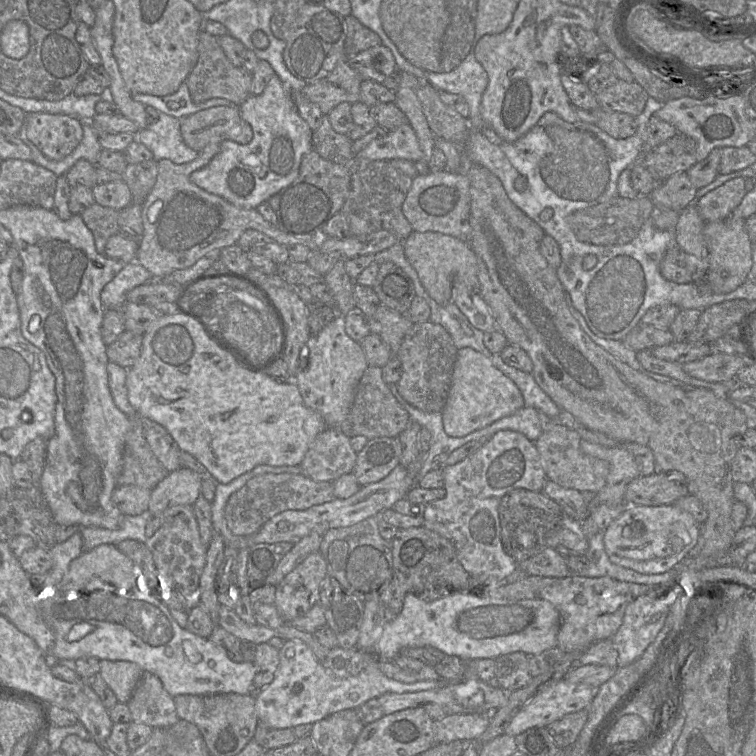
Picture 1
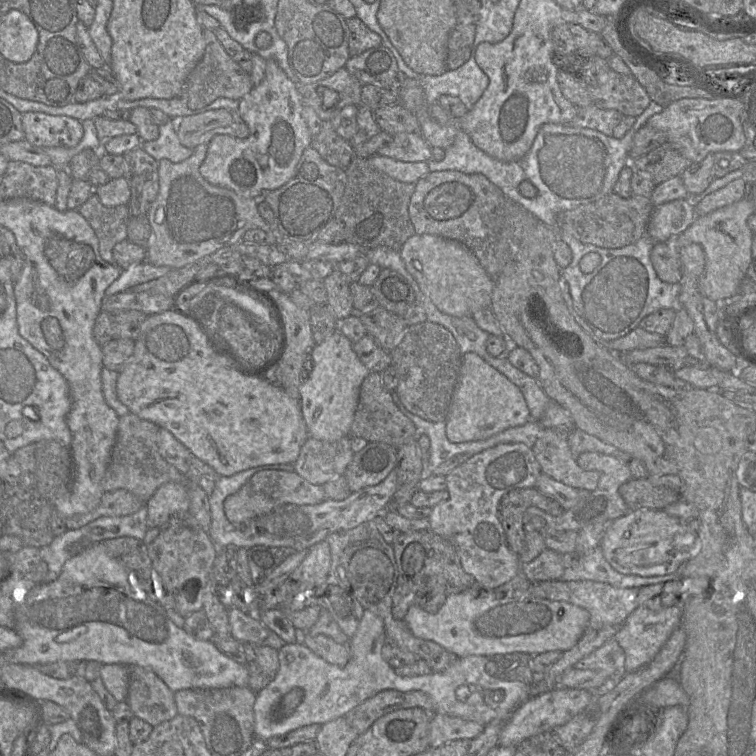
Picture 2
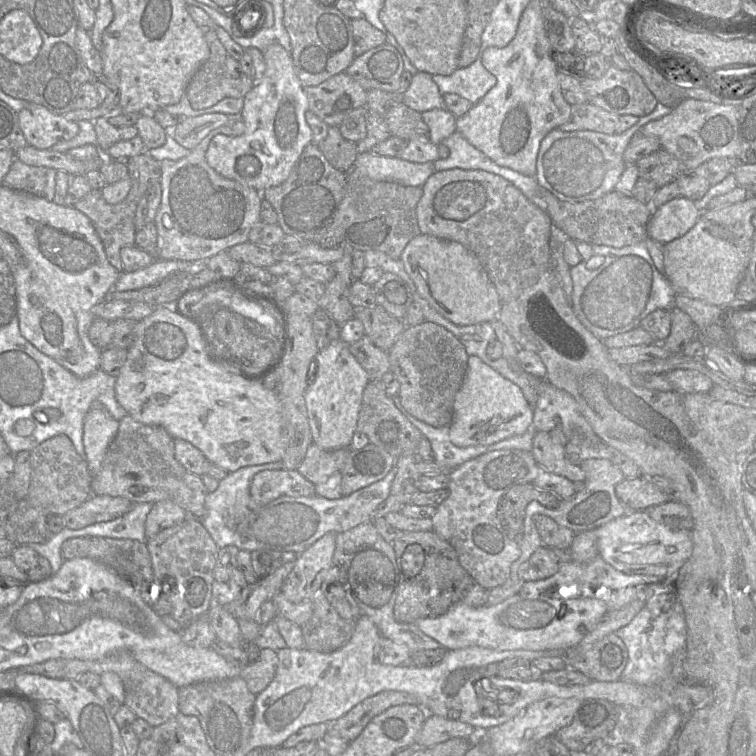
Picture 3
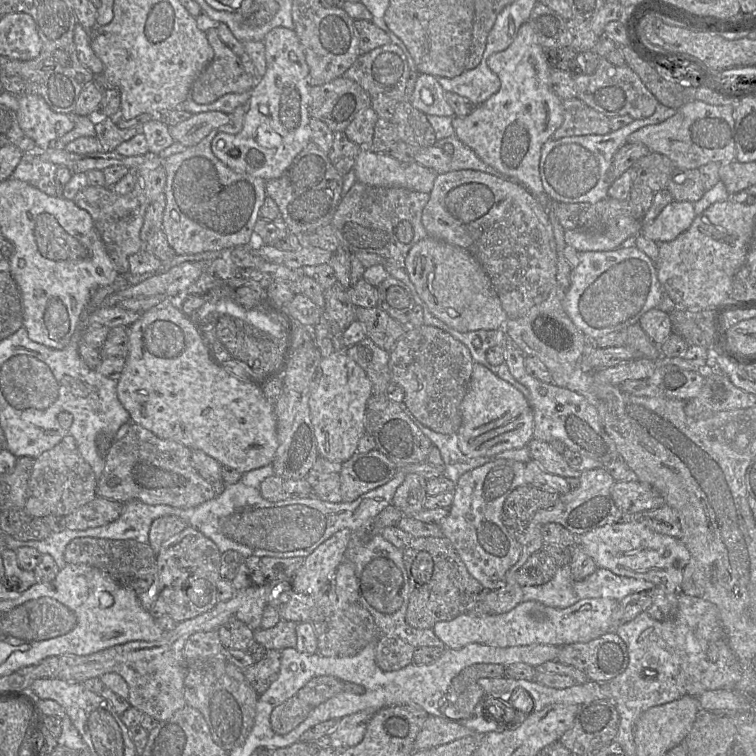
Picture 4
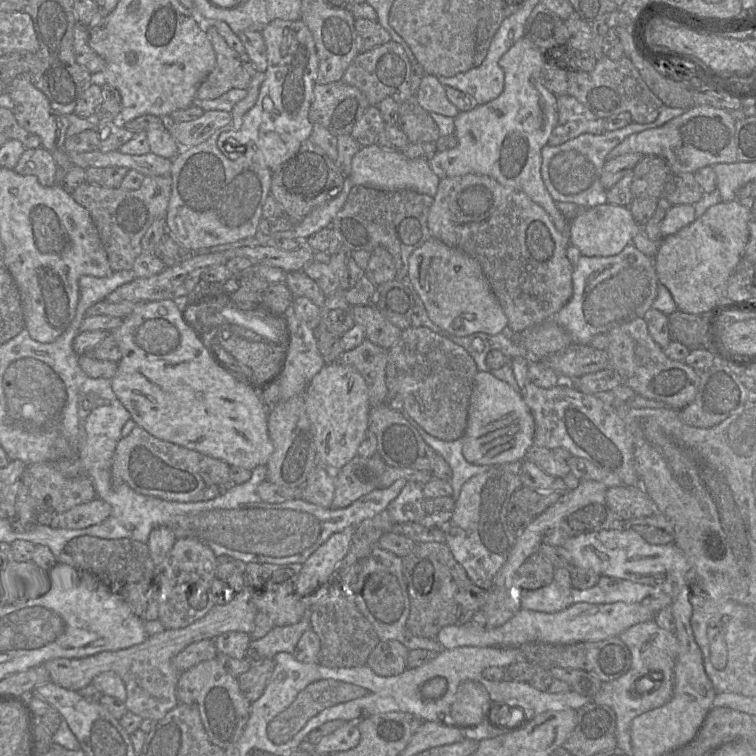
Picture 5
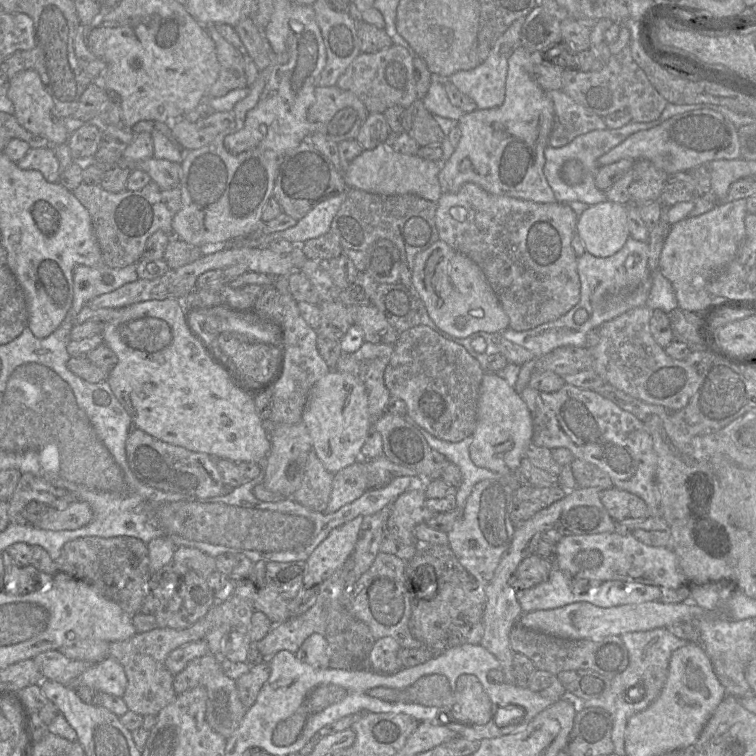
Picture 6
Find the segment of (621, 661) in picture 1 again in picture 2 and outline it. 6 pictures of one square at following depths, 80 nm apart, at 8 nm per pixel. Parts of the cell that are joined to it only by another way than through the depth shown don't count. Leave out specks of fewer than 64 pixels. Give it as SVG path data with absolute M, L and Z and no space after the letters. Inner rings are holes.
M645 604L638 606L613 637L625 652L625 672L637 671L650 663L674 630L680 626L682 626L681 605L675 604L658 611L648 608Z

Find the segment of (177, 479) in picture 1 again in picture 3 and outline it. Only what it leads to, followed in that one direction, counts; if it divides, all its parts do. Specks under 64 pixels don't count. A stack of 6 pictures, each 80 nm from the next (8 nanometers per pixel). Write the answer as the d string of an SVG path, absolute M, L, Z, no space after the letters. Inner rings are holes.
M162 500L153 503L145 522L146 540L162 530L183 522L188 513L171 500Z

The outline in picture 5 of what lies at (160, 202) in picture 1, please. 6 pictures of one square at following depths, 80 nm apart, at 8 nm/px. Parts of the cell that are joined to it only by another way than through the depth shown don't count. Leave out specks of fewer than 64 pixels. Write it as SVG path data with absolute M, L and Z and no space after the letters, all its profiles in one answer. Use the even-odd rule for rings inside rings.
M251 79L247 96L231 111L231 123L216 130L205 142L172 159L172 188L165 218L167 233L187 251L233 243L254 237L258 232L263 205L270 195L273 172L247 160L244 154L235 160L227 158L219 150L217 140L220 134L241 128L244 115L257 101L260 86Z

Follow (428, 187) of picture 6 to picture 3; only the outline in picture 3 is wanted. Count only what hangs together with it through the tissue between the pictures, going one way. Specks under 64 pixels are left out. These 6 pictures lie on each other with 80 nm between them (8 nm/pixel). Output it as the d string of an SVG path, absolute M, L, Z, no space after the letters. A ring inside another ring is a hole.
M368 151L358 153L355 167L358 167L373 180L393 181L412 187L422 187L435 172L431 162L409 162L397 157L380 156Z

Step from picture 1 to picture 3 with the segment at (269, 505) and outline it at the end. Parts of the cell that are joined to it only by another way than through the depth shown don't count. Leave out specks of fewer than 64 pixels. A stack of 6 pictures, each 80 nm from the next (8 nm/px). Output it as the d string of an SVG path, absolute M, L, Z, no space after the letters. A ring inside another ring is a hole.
M265 470L257 473L250 485L252 499L261 505L268 504L282 496L312 497L315 485L297 470Z

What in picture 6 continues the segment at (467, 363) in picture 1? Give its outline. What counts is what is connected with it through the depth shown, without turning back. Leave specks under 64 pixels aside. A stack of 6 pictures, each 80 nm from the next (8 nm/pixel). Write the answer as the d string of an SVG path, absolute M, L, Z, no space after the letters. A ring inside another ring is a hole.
M484 373L479 390L477 425L469 447L472 462L496 474L516 473L527 446L532 443L532 435L532 417L521 395L495 373Z

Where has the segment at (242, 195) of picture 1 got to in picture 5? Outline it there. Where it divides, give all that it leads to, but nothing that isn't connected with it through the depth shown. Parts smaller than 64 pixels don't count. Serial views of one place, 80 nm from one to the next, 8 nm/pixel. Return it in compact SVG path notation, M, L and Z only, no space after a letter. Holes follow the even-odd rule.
M275 19L261 33L266 46L267 69L259 96L254 107L244 115L241 128L220 134L217 146L231 160L244 154L247 160L274 172L310 138L313 125L309 121L309 110L319 59L312 34L301 19Z

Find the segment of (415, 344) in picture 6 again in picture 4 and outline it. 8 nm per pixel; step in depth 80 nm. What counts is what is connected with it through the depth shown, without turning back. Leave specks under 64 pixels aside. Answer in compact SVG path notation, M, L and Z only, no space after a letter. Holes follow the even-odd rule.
M434 326L407 329L389 352L391 381L403 388L404 405L422 425L441 434L456 434L461 427L461 403L468 391L473 364L464 344Z

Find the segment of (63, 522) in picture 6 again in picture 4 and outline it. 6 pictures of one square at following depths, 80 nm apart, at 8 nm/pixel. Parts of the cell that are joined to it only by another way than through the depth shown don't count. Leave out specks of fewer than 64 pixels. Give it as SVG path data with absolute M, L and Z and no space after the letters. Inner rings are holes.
M96 496L92 501L63 516L65 528L86 530L106 525L116 520L123 510L123 503Z

